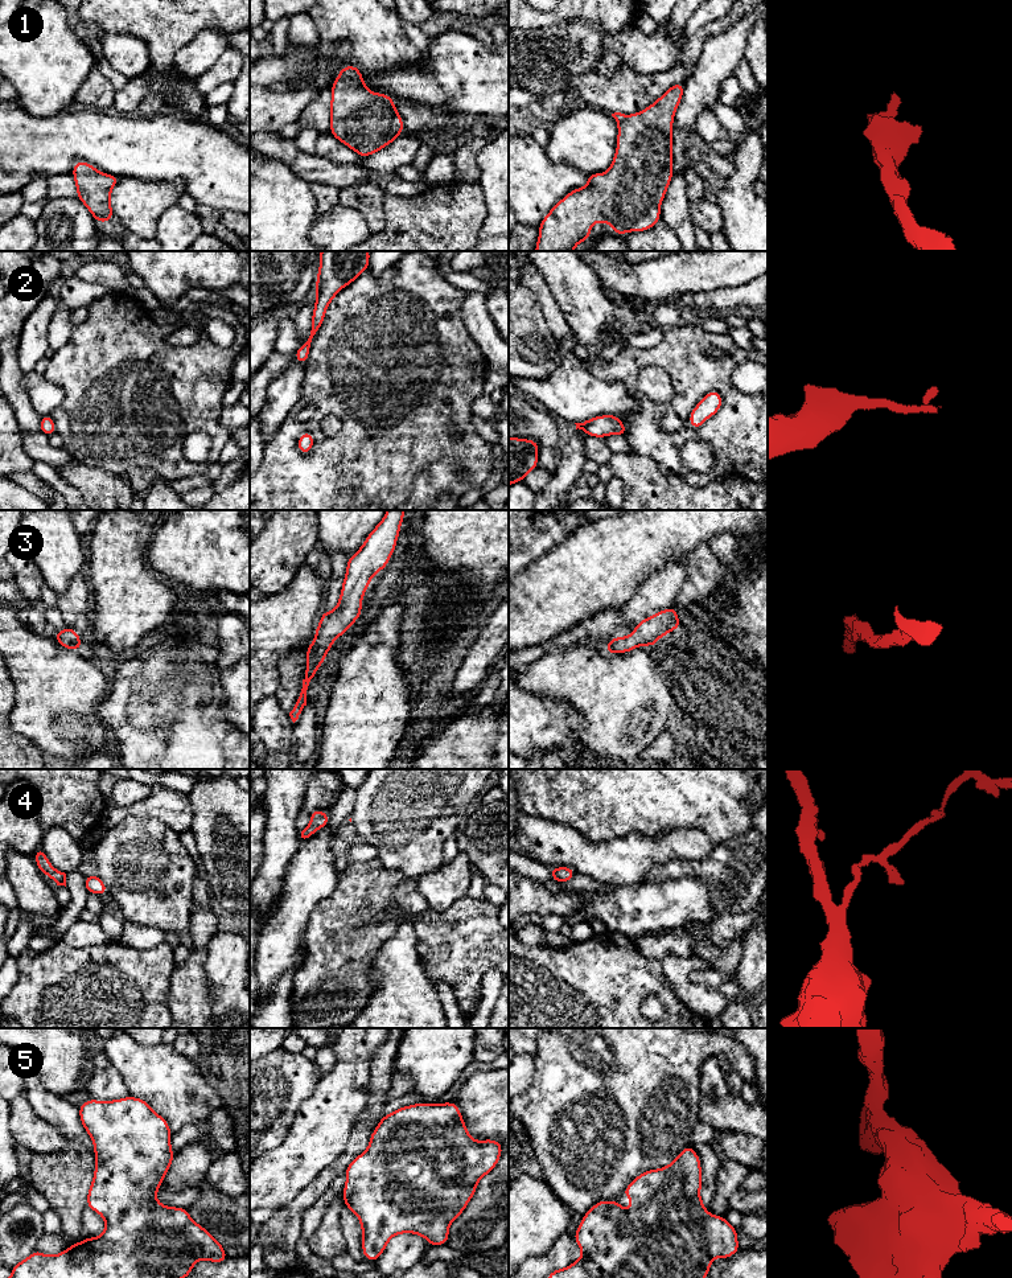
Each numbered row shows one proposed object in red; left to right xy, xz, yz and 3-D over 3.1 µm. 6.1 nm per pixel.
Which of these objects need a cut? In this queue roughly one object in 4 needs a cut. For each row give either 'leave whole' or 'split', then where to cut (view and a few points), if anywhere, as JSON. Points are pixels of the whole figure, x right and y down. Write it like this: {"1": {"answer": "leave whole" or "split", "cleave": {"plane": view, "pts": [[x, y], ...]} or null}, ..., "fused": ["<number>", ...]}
{"1": {"answer": "leave whole", "cleave": null}, "2": {"answer": "leave whole", "cleave": null}, "3": {"answer": "leave whole", "cleave": null}, "4": {"answer": "leave whole", "cleave": null}, "5": {"answer": "leave whole", "cleave": null}, "fused": []}

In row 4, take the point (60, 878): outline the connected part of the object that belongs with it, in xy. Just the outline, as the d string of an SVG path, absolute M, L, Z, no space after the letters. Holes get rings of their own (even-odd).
M40 847L36 852L36 866L42 871L46 876L57 883L57 885L66 887L66 874L55 870L49 859L45 855L45 851Z

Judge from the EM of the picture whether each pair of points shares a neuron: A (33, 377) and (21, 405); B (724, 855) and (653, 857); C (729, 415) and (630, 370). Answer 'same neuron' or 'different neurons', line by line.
A: different neurons
B: different neurons
C: same neuron

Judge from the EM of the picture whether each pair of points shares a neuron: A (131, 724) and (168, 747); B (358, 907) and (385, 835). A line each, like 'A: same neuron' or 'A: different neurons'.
A: same neuron
B: different neurons

